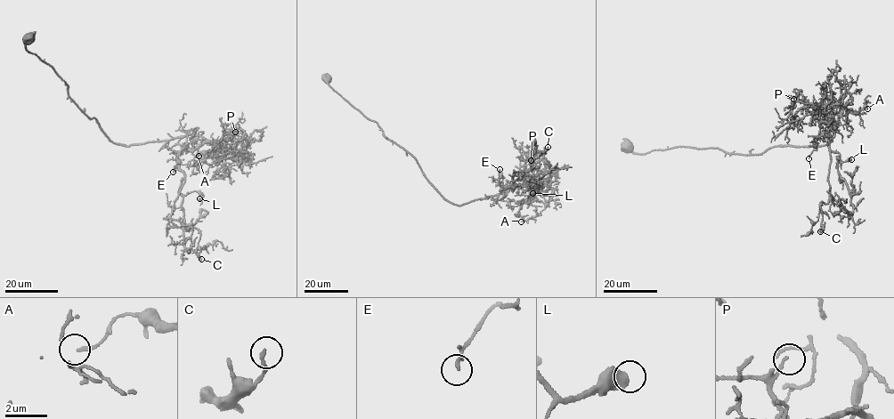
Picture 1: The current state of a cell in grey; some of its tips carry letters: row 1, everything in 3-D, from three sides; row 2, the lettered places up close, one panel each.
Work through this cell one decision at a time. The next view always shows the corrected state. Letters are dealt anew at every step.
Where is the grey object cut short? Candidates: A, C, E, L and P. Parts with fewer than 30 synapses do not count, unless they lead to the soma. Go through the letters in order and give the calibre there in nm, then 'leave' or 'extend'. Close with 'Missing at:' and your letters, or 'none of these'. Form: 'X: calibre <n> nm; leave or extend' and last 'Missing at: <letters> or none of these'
A: calibre 150 nm; leave
C: calibre 190 nm; leave
E: calibre 160 nm; leave
L: calibre 600 nm; leave
P: calibre 70 nm; leave
Missing at: none of these

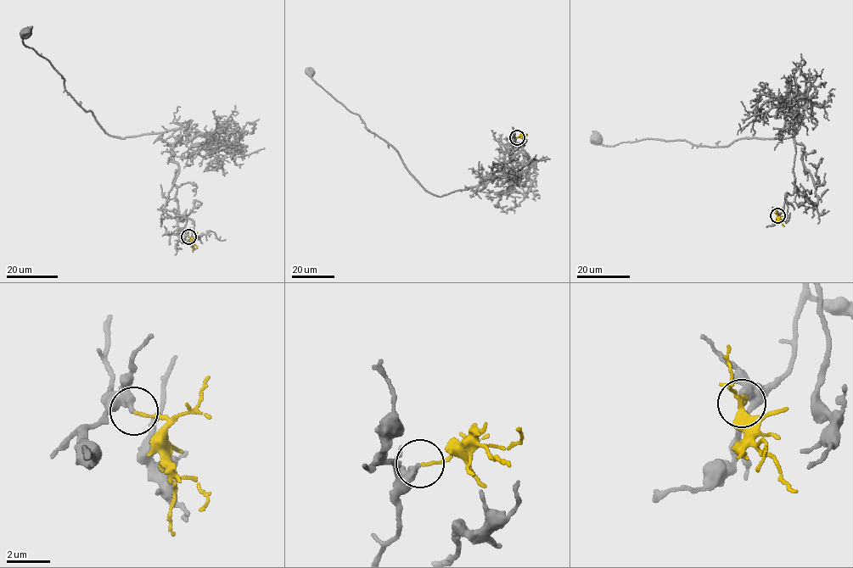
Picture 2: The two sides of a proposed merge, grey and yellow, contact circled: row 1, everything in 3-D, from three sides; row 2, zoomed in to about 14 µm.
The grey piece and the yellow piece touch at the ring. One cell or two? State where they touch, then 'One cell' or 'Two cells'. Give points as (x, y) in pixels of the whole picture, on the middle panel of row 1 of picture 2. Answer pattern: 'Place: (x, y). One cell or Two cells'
Place: (517, 137). Two cells

